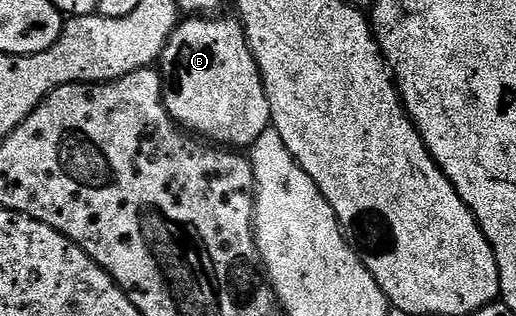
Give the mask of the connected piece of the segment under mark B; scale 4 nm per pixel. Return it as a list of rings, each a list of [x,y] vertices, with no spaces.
[[[184,18],[169,37],[157,64],[164,81],[163,104],[188,132],[227,149],[249,149],[271,127],[263,74],[238,18],[215,18]]]

